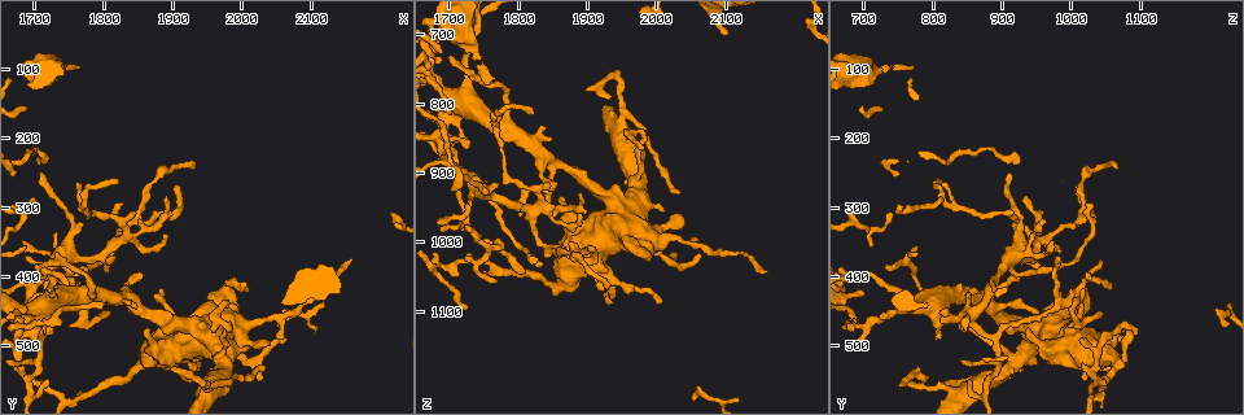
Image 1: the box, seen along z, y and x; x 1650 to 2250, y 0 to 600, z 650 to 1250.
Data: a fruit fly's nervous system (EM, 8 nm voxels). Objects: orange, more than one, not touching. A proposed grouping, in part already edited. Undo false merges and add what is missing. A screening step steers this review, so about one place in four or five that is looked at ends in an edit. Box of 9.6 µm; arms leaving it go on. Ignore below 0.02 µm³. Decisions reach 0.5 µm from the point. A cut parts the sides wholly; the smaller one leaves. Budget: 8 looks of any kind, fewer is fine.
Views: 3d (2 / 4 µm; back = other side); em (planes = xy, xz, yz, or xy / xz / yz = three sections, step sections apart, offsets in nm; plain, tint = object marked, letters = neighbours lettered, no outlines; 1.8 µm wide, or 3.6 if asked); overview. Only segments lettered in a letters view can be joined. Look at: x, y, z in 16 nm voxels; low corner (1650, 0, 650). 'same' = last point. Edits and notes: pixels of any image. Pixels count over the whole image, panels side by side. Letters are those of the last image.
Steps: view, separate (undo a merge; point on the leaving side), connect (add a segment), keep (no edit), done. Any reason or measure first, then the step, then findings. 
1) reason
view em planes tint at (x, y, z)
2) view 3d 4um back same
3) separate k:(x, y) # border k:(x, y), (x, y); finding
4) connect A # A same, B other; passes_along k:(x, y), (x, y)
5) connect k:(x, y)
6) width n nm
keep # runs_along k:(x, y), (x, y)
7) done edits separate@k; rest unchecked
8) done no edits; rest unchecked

thin arm on a thick one
view em yz step 4 tint at (1970, 525, 920)

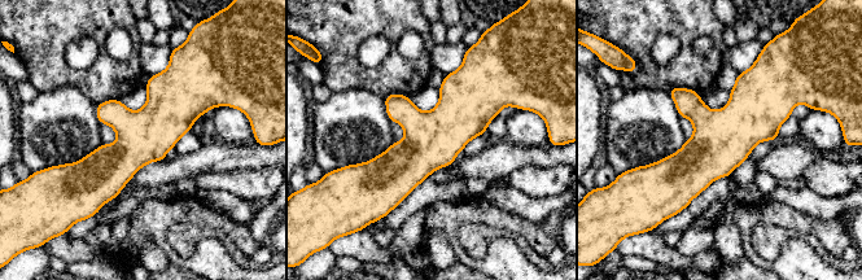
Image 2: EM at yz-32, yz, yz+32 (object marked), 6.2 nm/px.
view em planes tint same

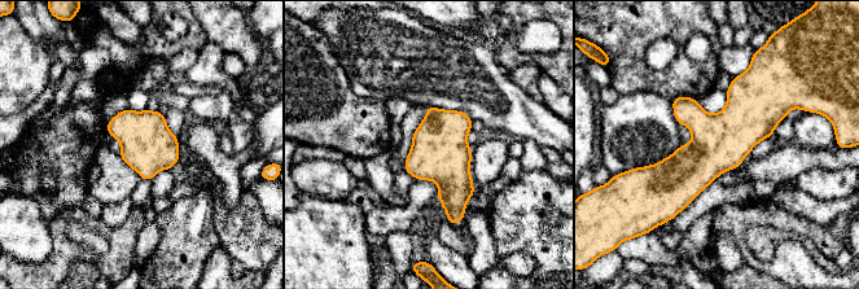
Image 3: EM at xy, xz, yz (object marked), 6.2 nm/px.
view em planes letters same

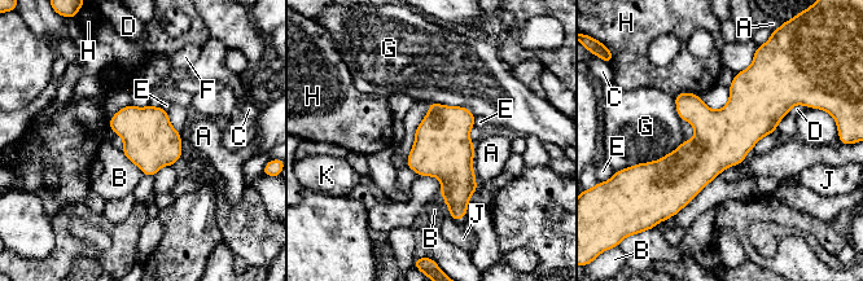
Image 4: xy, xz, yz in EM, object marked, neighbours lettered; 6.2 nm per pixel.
keep # A other, B other, C other, D other, E other, F other, G other, H other, J other, K other; runs_along 4:(789, 104), (649, 168); one neuron here

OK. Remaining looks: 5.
abrupt turn
view 3d 4um at (1815, 355, 950)

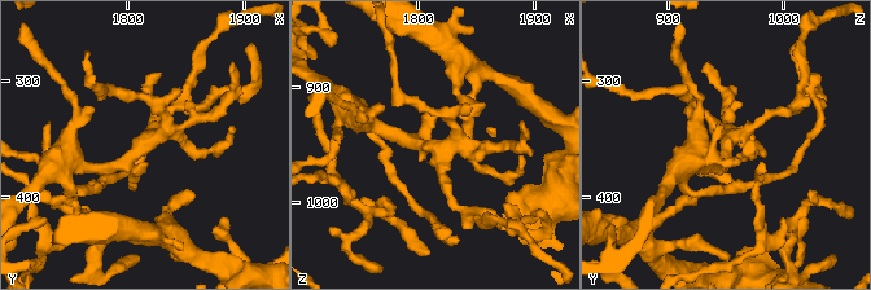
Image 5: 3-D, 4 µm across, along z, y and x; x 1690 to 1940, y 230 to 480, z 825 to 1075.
need the tissue
view em xy step 4 tint at (1812, 354, 954)

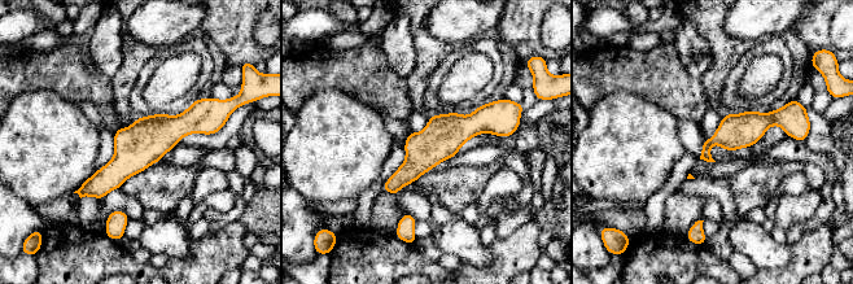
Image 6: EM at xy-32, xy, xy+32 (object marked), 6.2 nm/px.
what lies round it
view em xy step 4 letters same

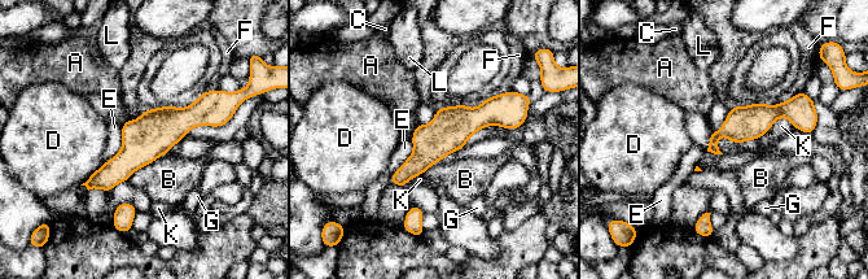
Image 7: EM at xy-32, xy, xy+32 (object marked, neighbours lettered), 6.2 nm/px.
width 220 nm
keep # A other, B other, C other, D other, E other, F other, G other, K other, L other; border 7:(802, 91), (776, 104), (762, 103); all the same neuron

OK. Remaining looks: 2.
free end
view em planes letters at (1955, 425, 1005)

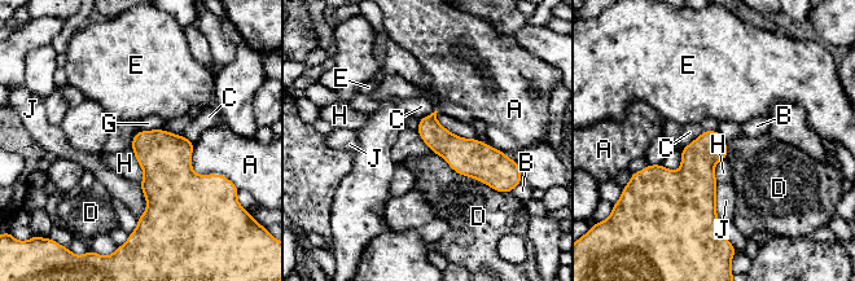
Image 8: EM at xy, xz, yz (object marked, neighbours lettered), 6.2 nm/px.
longest_contact D 500 nm
keep # A other, B other, C other, D other, E other, G other, H other, J other; border 8:(161, 127), (140, 131); no lettered segment goes on from it

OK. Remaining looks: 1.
end of a long branch
view em planes letters at (1760, 95, 770)

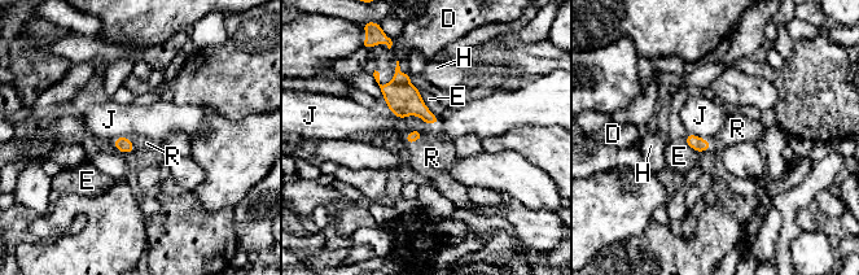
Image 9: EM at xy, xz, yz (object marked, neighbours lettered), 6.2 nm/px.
connect R # D other, E other, H other, J other, R same; passes_along 9:(123, 144), (131, 143), (147, 143); the neuron continues

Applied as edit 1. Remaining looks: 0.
done edits connect@9; rest unchecked

